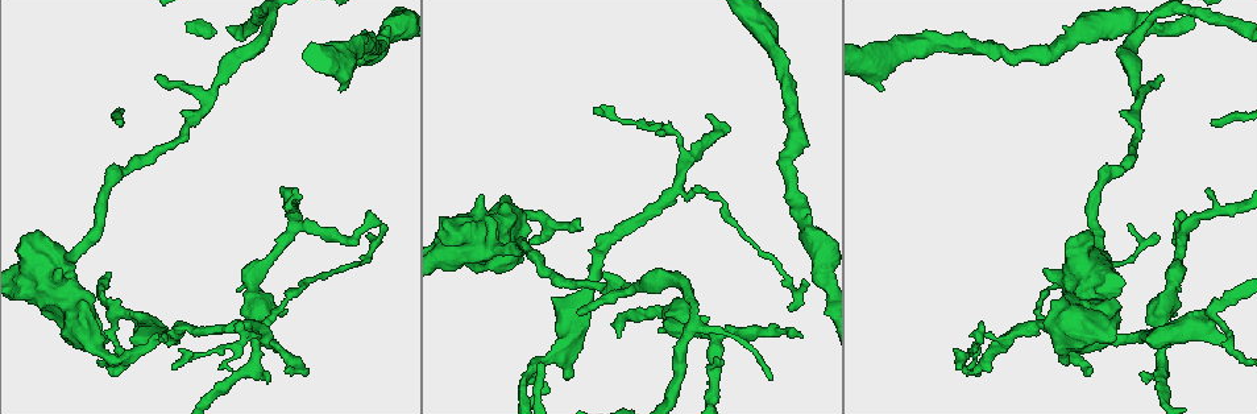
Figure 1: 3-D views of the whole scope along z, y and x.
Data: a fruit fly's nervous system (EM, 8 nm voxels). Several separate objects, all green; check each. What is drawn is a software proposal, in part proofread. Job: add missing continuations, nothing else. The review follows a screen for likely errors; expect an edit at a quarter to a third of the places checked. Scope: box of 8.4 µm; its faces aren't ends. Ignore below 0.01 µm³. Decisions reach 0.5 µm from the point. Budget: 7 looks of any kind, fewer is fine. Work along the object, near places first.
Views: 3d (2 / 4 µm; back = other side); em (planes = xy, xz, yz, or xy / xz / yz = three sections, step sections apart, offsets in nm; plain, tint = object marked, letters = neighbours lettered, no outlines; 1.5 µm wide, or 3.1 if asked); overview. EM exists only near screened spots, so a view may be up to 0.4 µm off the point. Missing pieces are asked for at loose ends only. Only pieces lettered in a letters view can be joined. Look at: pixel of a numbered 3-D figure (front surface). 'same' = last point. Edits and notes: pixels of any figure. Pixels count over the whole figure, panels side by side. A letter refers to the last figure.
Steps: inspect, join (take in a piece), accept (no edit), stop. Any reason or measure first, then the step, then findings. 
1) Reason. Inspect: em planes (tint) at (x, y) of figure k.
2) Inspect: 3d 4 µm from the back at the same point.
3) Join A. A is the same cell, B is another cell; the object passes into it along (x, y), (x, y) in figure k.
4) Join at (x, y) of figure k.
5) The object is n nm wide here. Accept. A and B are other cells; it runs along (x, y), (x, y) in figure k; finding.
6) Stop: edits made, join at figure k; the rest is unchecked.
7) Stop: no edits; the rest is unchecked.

Free end. Inspect: 3d 2 µm at (340, 89) of figure 1.

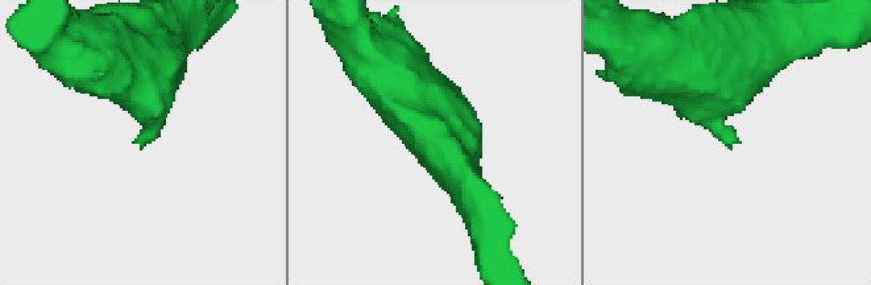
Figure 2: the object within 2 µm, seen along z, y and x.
Inspect: em xz step 4 (letters) at (738, 141) of figure 2.

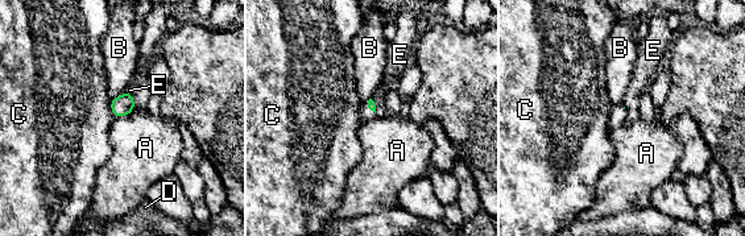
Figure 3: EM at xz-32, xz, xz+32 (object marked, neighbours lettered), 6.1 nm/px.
Accept. A, B, C, D and E are other cells; a border runs along (133, 108), (128, 114), (116, 118) in figure 3; no lettered piece goes on from it.

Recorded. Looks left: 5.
Tapers out. Inspect: em planes (letters) at (172, 365) of figure 1.

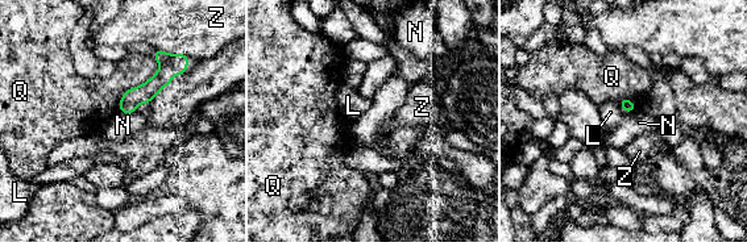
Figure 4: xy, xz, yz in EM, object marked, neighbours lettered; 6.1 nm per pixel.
The longest contact is with Q, 400 nm. Accept. L, N, Q and Z are other cells; it runs along (185, 58), (123, 108) in figure 4; none of them fits.

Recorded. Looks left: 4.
Free end. Inspect: em planes (letters) at (578, 314) of figure 1.

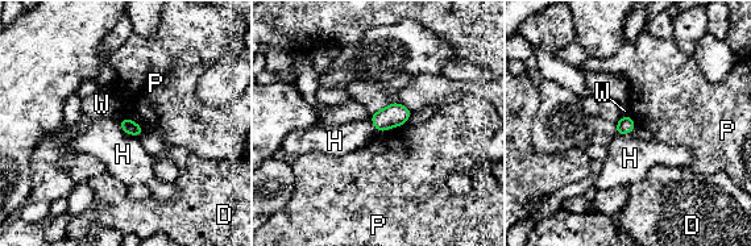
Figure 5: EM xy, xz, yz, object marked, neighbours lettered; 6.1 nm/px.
Accept. D, H, P and W are other cells; a border runs along (119, 120), (127, 133), (136, 136) in figure 5; none of them fits.

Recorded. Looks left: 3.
Stop: no edits; the rest is unchecked.

